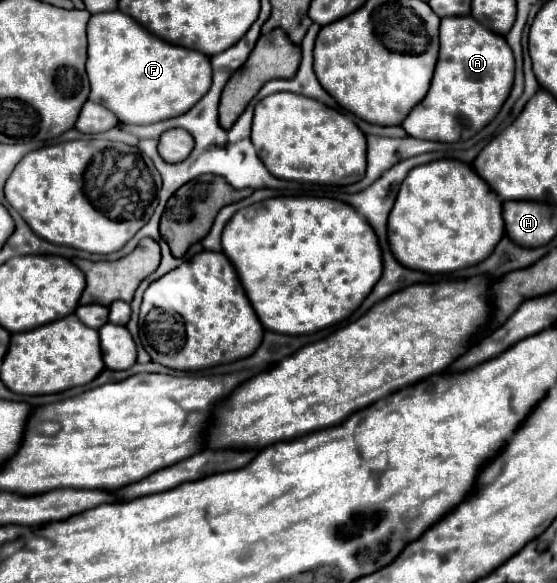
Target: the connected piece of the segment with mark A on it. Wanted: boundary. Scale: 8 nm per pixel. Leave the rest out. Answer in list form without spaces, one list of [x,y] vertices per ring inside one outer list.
[[[472,16],[442,18],[440,24],[440,56],[432,76],[430,90],[410,114],[402,128],[408,136],[420,140],[458,142],[472,138],[502,108],[514,80],[514,56],[504,36],[482,28]]]

